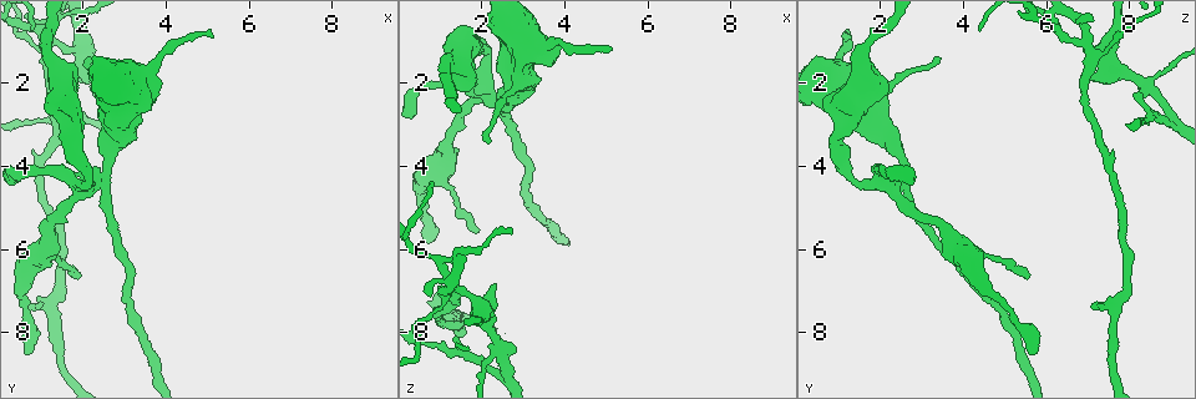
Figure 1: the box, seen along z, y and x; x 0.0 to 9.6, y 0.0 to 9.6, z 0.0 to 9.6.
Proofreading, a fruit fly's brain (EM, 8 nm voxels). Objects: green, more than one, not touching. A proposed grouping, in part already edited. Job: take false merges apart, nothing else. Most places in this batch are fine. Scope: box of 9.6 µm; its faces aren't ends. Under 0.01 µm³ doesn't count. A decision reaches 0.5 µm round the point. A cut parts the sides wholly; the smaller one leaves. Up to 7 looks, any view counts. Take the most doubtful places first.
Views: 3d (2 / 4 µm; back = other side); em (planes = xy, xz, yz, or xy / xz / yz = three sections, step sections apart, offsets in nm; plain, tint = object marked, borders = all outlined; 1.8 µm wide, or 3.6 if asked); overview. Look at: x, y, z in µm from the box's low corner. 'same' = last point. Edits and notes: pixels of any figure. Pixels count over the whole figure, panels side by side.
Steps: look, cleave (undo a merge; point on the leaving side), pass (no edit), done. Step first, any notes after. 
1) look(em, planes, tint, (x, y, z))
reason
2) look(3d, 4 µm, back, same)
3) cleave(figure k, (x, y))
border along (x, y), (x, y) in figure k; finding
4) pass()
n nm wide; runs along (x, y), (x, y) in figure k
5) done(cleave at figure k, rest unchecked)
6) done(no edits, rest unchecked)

look(3d, 4 µm, (1.25, 1.00, 7.00))
sudden change in width

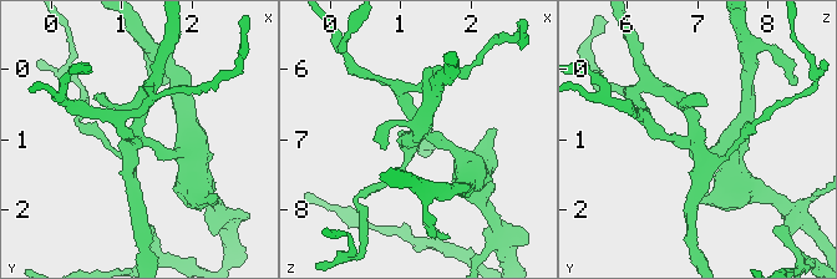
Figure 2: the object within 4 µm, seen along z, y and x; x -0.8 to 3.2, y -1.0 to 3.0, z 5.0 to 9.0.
look(em, planes, tint, (1.20, 1.00, 6.95))

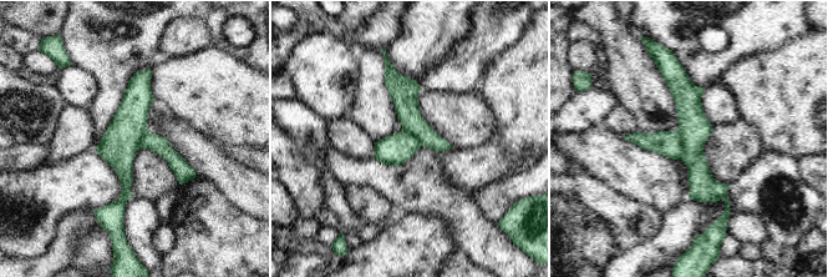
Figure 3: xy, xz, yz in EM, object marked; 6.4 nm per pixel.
cleave(figure 3, (694, 127))
the part that leaves runs along (147, 72), (125, 131), (117, 213) in figure 3; a second neuron is stuck on

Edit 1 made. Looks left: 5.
look(overview)
see it whole again

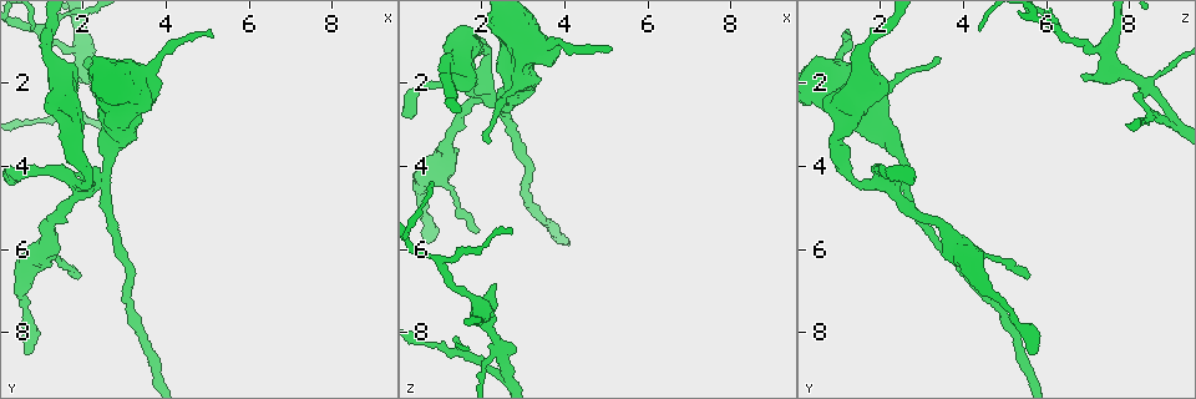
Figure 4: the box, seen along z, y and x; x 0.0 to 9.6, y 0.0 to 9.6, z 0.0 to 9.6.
look(3d, 2 µm, (2.10, 4.55, 2.30))
sharp bend

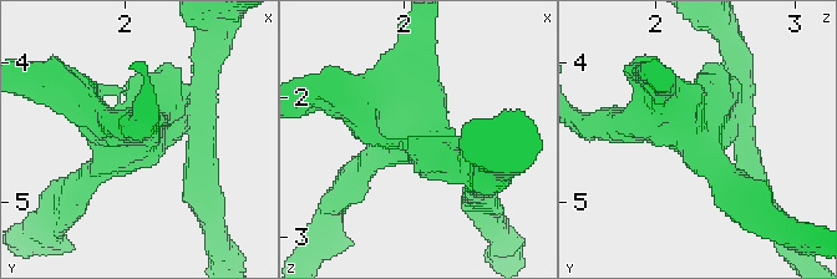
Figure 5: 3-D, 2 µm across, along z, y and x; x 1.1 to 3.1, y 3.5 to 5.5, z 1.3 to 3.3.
look(em, xz, step 16, tint, (2.12, 4.48, 2.24))
4 arms

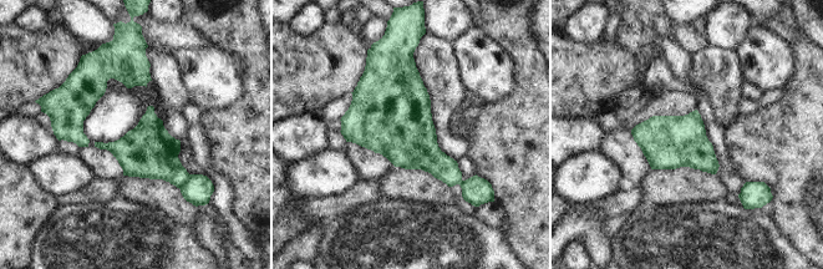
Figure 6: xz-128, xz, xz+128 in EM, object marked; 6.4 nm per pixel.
cleave(figure 6, (156, 157))
border along (189, 174), (188, 179), (179, 188) in figure 6; a second neuron is stuck on

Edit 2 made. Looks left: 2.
done(cleave at figure 3, cleave at figure 6, rest unchecked)

